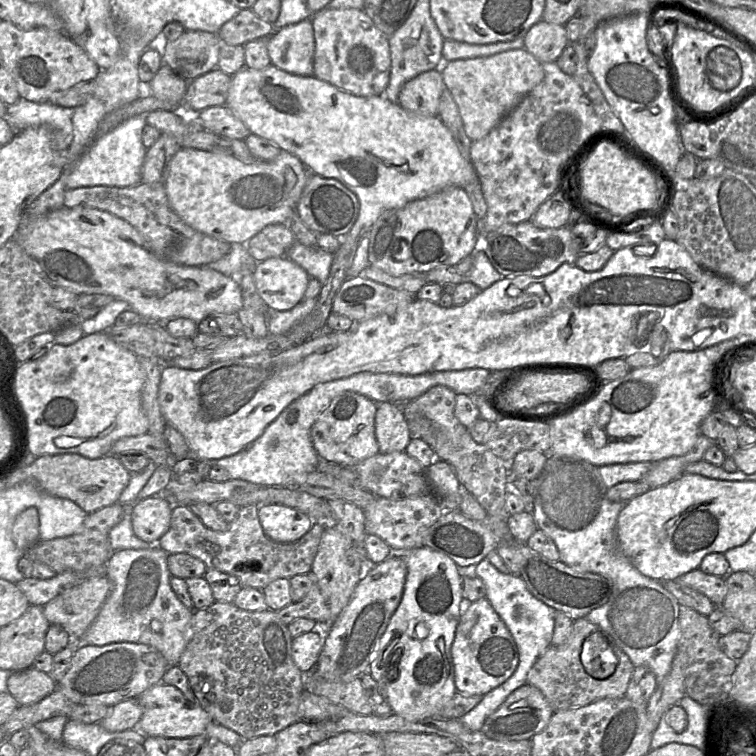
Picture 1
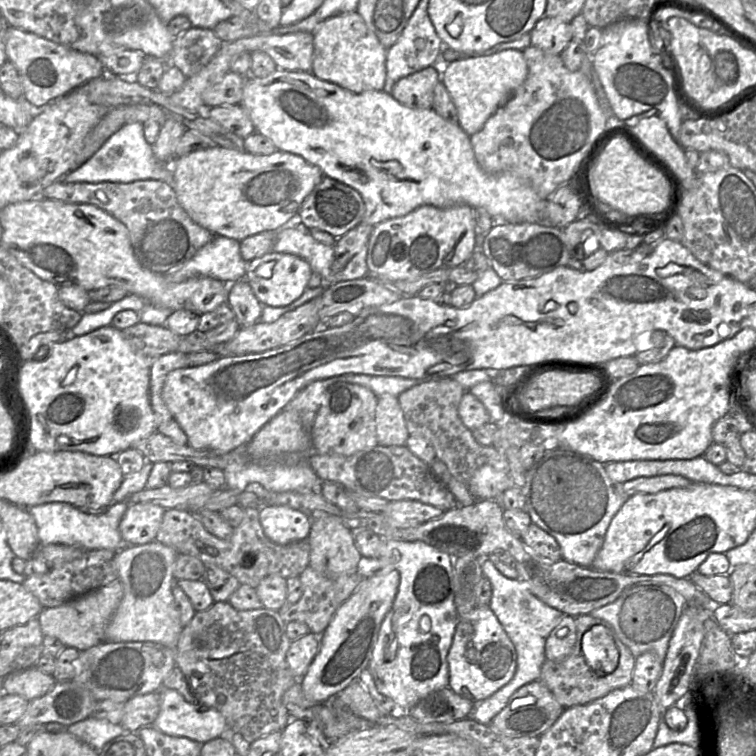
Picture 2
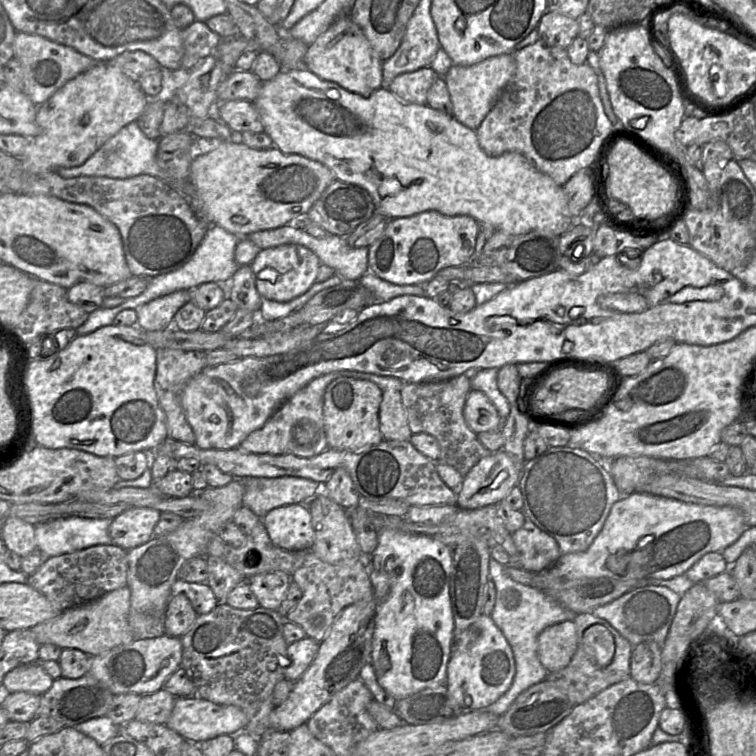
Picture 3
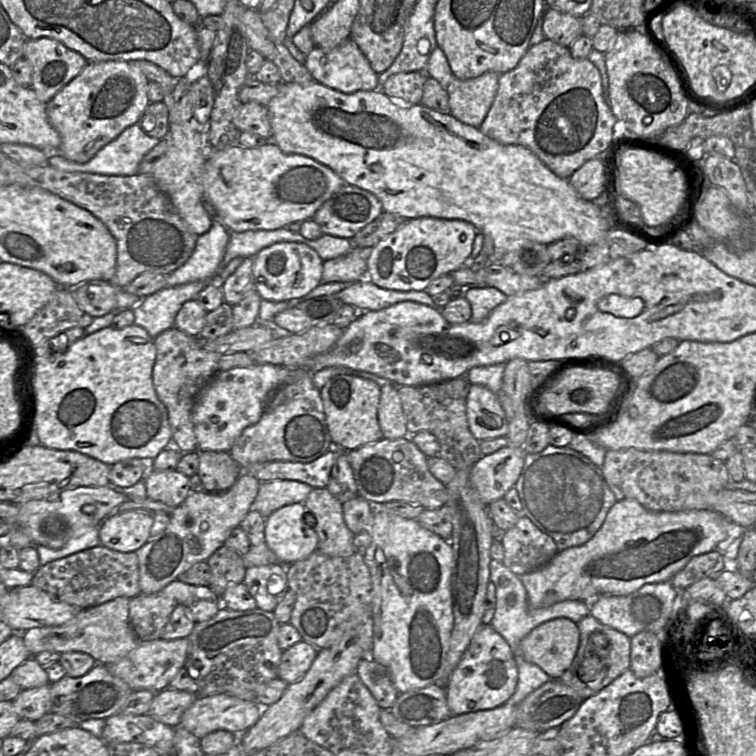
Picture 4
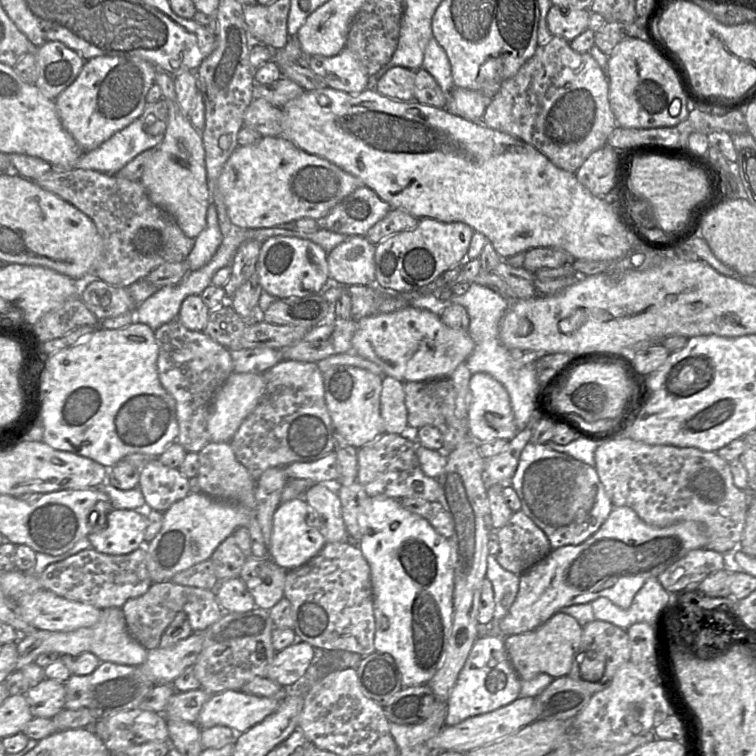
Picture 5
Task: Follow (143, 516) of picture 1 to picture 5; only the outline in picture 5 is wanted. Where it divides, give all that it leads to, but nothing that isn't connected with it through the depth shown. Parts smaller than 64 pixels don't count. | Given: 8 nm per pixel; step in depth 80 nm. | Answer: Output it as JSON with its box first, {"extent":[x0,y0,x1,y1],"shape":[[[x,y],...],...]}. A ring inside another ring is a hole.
{"extent":[87,509,148,555],"shape":[[[113,509],[102,530],[87,536],[92,549],[108,555],[129,554],[144,546],[148,527],[145,510]]]}

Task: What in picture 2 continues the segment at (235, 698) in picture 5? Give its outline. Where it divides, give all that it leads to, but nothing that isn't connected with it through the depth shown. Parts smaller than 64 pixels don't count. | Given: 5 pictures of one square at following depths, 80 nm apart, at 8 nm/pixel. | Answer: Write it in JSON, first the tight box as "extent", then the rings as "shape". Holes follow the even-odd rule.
{"extent":[151,688,228,744],"shape":[[[161,688],[159,692],[160,711],[151,725],[159,731],[200,744],[228,733],[226,720],[216,709],[189,703],[174,689]]]}

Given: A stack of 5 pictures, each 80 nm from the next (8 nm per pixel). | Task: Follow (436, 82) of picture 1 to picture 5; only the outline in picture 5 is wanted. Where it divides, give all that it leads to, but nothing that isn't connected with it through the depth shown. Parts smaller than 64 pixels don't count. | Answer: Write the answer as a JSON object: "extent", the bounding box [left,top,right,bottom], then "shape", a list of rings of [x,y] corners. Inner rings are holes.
{"extent":[376,67,415,100],"shape":[[[405,67],[390,68],[376,84],[376,90],[391,99],[414,100],[415,70]]]}

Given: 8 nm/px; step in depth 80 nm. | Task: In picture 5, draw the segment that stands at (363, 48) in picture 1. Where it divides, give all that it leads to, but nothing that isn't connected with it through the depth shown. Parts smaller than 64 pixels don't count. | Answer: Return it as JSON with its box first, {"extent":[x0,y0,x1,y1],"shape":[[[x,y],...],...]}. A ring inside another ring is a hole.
{"extent":[308,48,369,94],"shape":[[[347,48],[331,57],[308,57],[308,64],[330,88],[349,94],[358,94],[367,88],[369,76],[356,56]]]}

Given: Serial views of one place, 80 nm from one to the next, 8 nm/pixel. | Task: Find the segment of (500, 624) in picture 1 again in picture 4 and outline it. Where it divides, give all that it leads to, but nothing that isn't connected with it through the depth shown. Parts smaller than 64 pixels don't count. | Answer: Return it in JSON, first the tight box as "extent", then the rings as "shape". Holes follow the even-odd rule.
{"extent":[447,624,518,715],"shape":[[[482,624],[447,682],[447,705],[451,715],[503,705],[515,692],[517,681],[518,669],[510,646],[491,625]]]}

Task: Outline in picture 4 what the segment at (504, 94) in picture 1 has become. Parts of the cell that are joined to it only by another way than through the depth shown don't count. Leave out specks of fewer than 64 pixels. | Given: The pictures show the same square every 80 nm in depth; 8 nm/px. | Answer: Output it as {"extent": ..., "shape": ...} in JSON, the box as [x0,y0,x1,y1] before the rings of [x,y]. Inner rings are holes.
{"extent":[446,71,499,128],"shape":[[[490,71],[471,79],[453,77],[446,88],[450,113],[459,121],[479,128],[495,99],[499,76]]]}

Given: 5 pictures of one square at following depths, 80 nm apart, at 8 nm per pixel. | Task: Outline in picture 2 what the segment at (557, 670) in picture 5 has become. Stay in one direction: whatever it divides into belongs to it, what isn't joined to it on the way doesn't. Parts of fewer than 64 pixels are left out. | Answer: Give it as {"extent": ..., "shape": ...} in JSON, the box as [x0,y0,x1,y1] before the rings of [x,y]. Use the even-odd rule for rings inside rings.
{"extent":[546,615,575,661],"shape":[[[565,615],[546,639],[546,659],[551,661],[559,661],[566,658],[572,652],[575,642],[575,617]]]}

